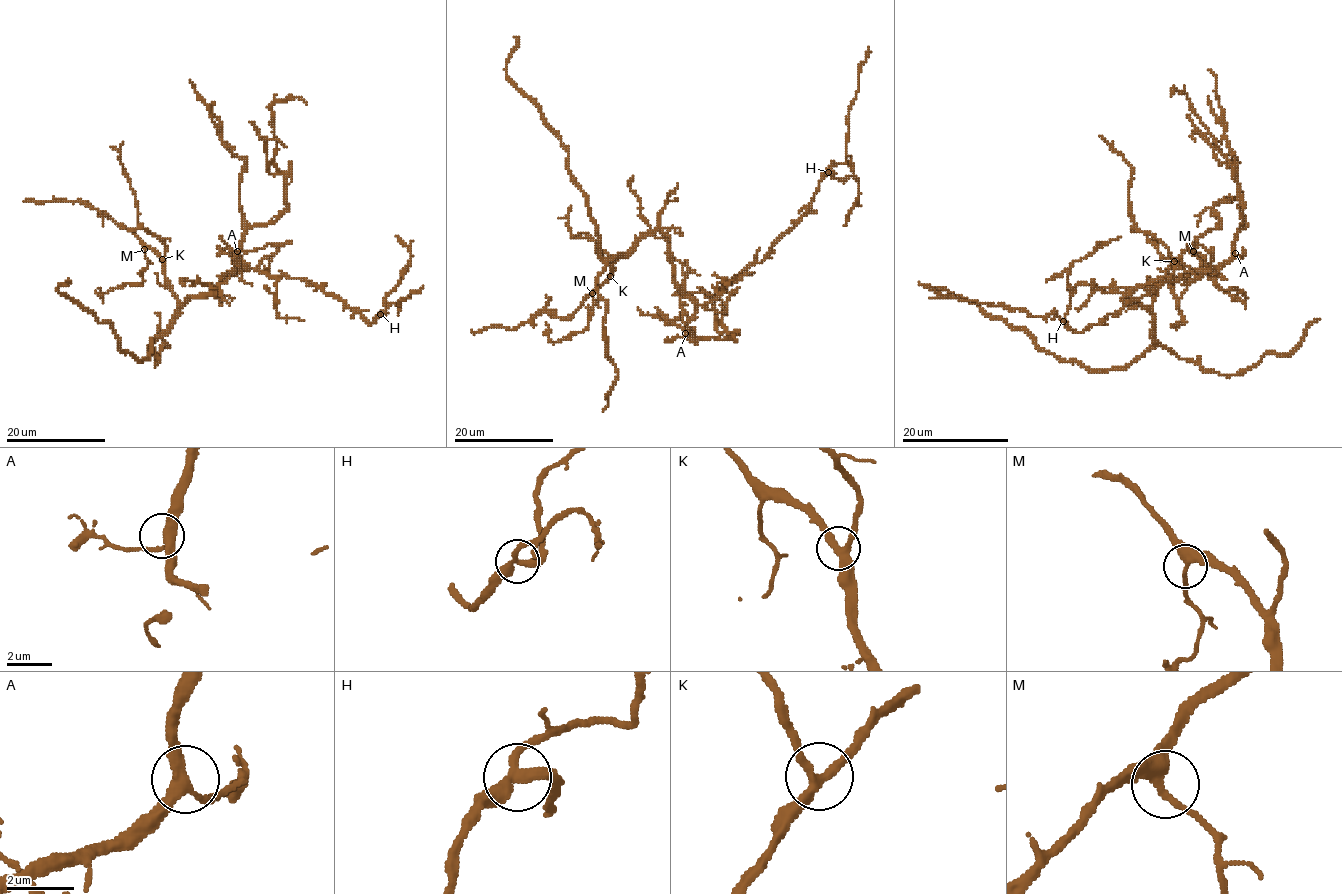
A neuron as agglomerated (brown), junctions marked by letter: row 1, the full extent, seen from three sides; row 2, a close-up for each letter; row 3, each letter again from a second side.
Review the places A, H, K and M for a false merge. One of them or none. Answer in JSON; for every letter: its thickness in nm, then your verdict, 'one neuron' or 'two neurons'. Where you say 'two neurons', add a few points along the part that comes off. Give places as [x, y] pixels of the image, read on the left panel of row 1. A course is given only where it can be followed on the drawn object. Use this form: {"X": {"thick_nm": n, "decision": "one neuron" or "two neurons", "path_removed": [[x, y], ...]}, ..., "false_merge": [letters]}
{"A": {"thick_nm": 340, "decision": "one neuron"}, "H": {"thick_nm": 300, "decision": "one neuron"}, "K": {"thick_nm": 280, "decision": "one neuron"}, "M": {"thick_nm": 280, "decision": "one neuron"}, "false_merge": []}

